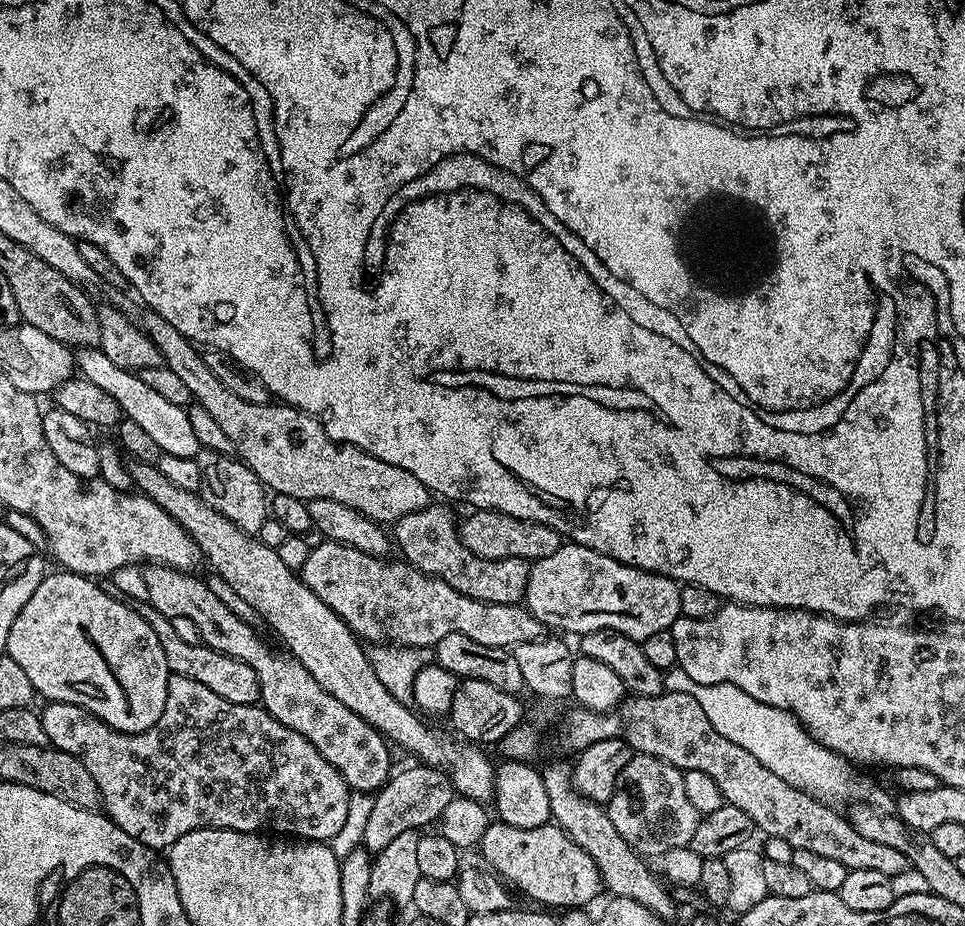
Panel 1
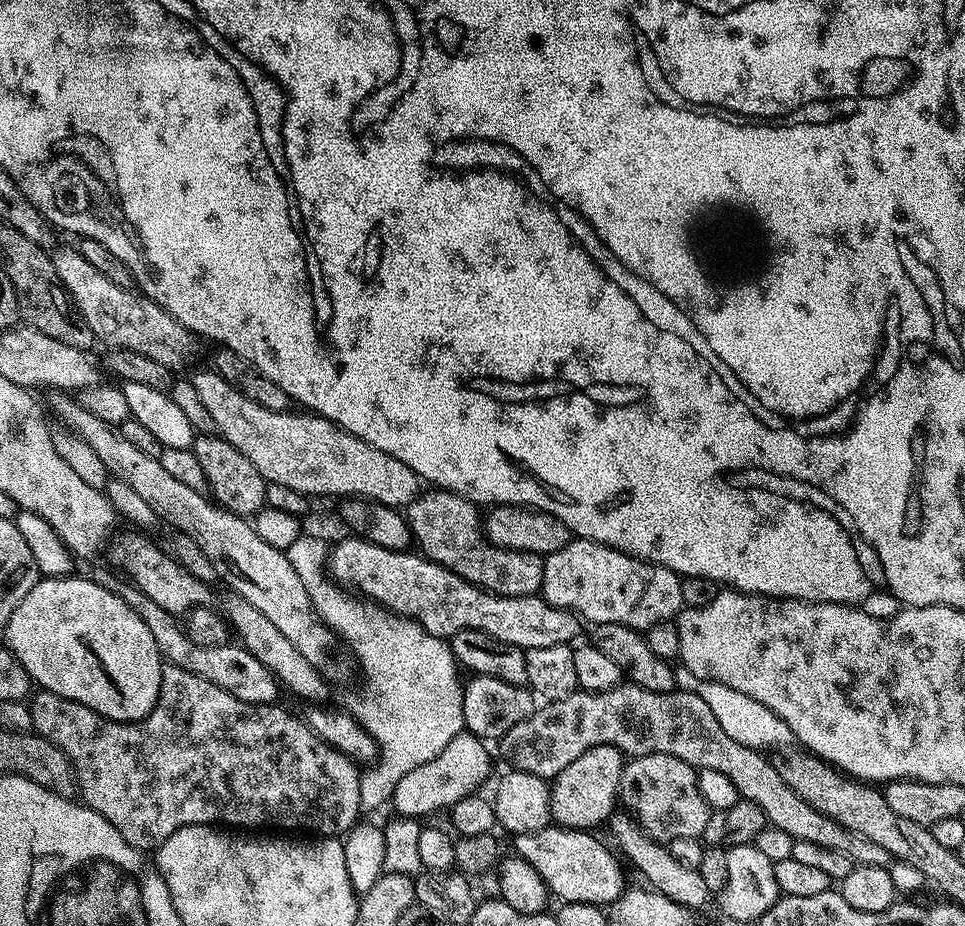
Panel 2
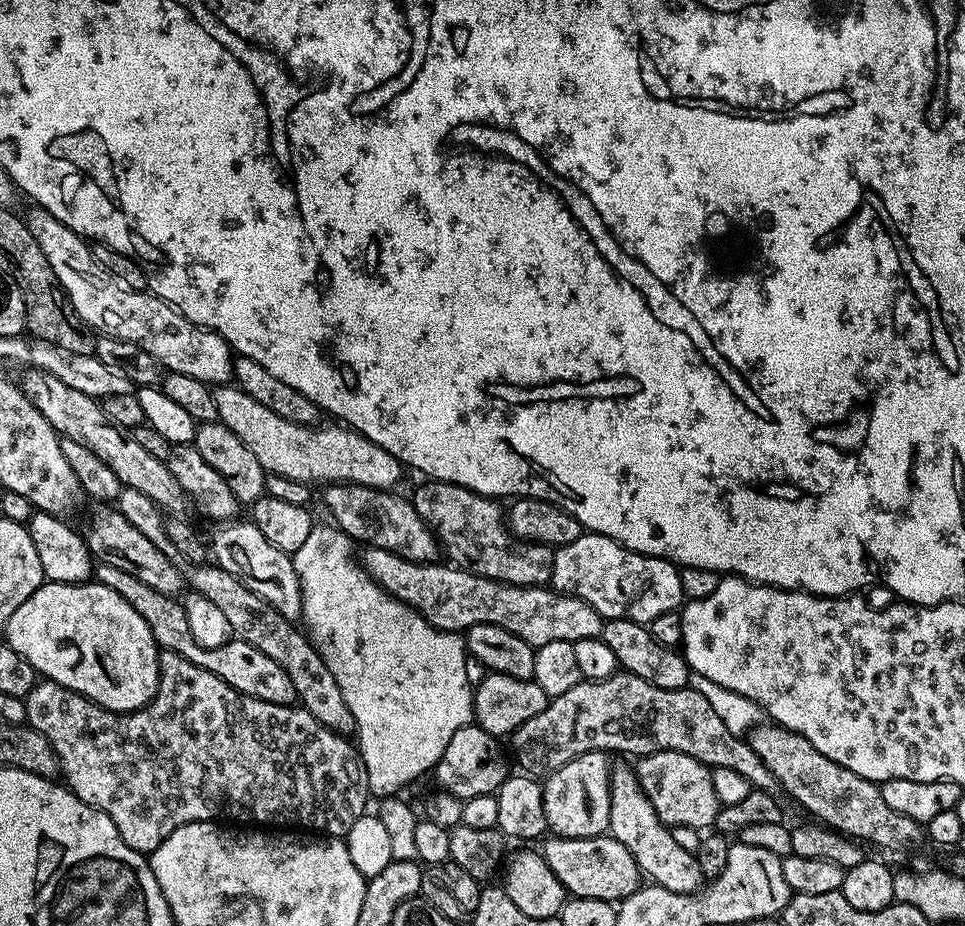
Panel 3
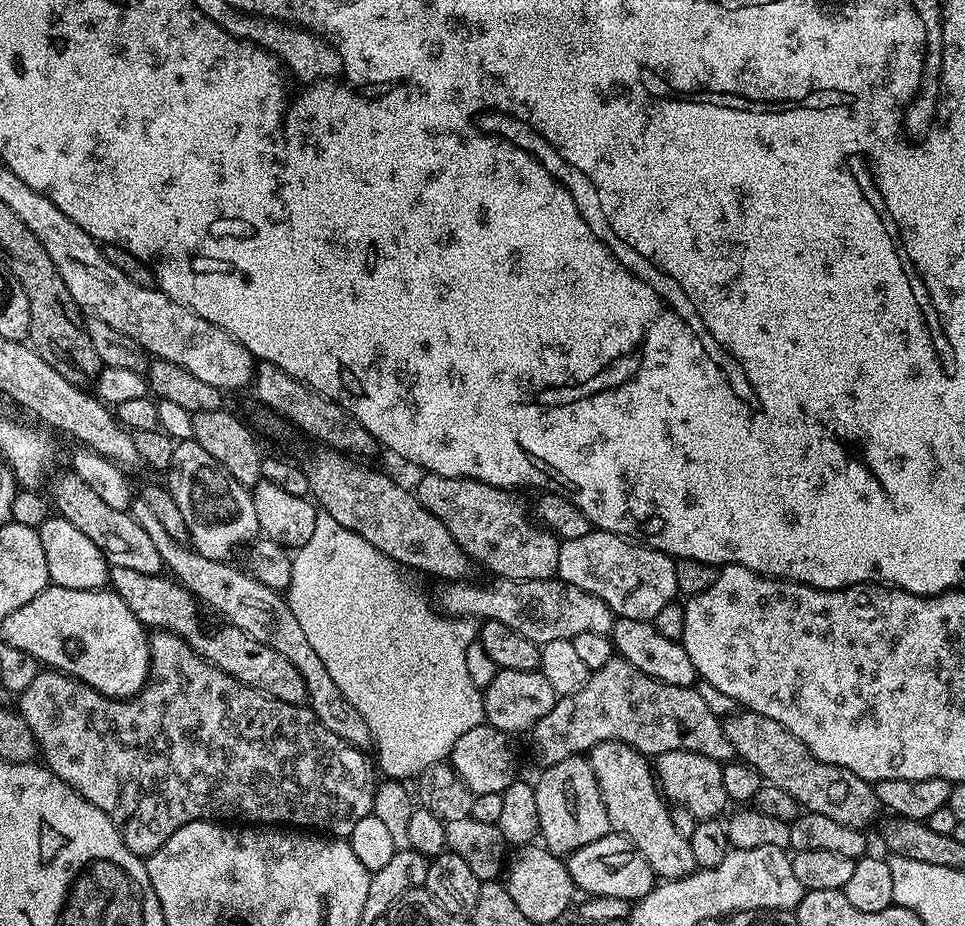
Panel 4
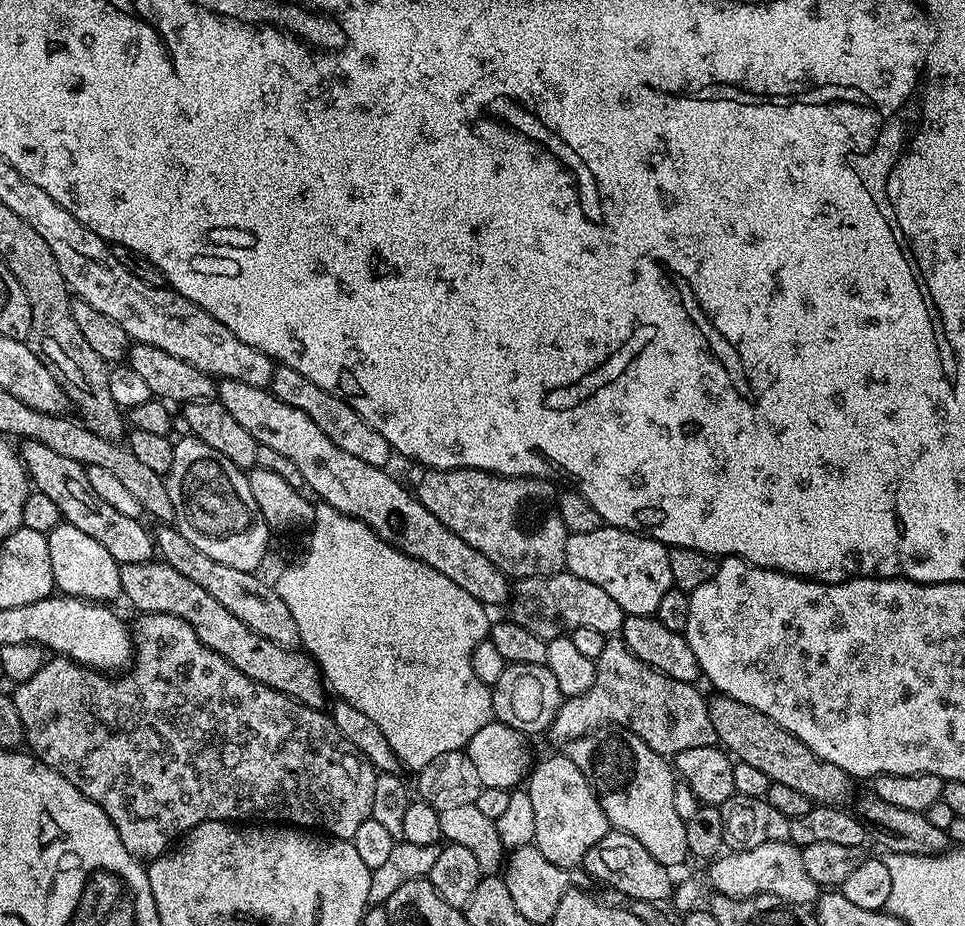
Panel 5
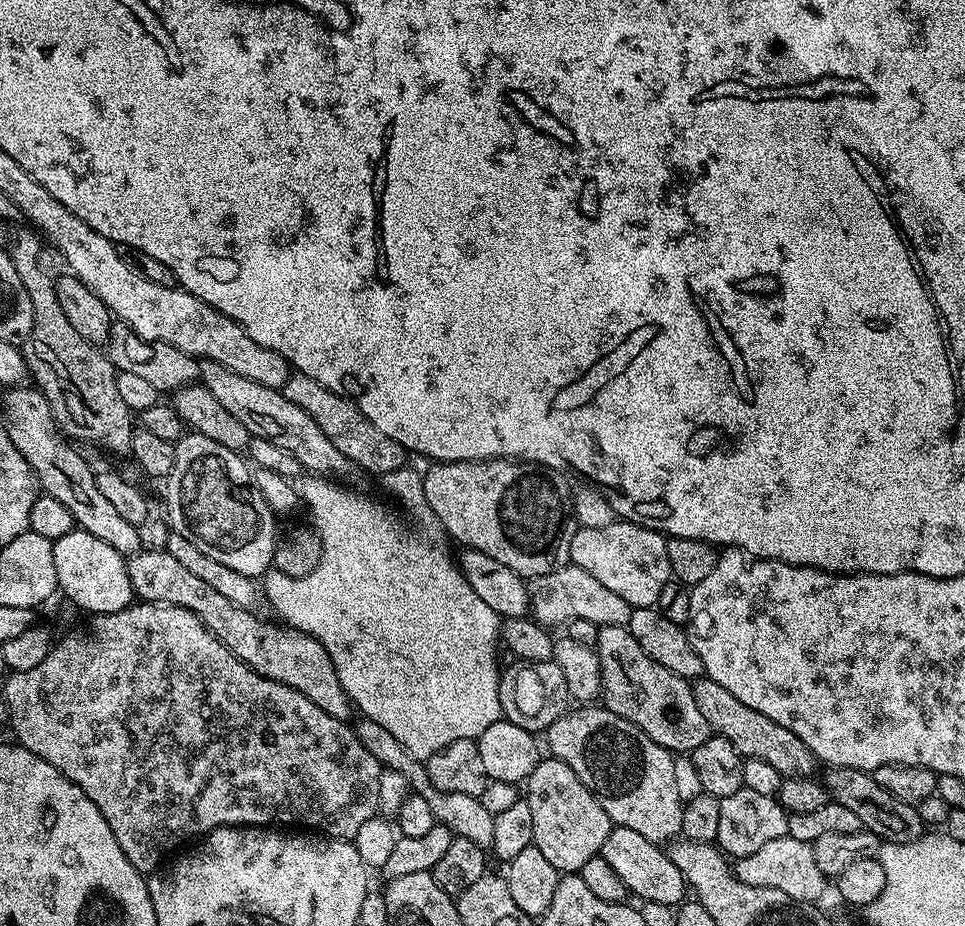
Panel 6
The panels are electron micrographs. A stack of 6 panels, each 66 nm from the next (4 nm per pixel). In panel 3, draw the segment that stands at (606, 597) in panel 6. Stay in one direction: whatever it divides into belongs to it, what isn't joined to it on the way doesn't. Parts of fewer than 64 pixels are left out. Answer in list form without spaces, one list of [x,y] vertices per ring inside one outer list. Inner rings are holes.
[[[371,546],[365,547],[363,552],[362,567],[372,581],[394,598],[401,600],[403,604],[409,604],[415,612],[422,614],[422,618],[426,618],[426,622],[430,622],[436,628],[441,628],[444,632],[463,633],[475,624],[502,626],[502,630],[510,630],[510,634],[518,634],[518,638],[522,638],[533,648],[538,649],[546,646],[546,642],[555,640],[575,642],[582,638],[597,638],[604,628],[605,619],[598,614],[598,610],[594,610],[594,606],[582,602],[582,598],[565,596],[563,592],[555,591],[548,586],[527,588],[513,584],[500,584],[497,580],[476,576],[472,572],[465,572],[463,568],[449,566],[447,563],[444,565],[440,564],[441,562],[431,564],[410,562],[403,560],[390,550]]]

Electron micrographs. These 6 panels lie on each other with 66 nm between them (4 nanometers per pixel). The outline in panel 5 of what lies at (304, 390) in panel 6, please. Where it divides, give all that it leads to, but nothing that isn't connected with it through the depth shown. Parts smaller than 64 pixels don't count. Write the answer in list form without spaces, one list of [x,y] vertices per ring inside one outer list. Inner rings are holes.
[[[283,366],[277,367],[272,374],[270,390],[278,399],[286,402],[286,406],[302,410],[302,414],[311,418],[322,430],[322,434],[326,434],[326,438],[330,438],[334,446],[346,450],[346,454],[354,454],[354,458],[362,458],[362,462],[375,468],[389,467],[390,449],[386,438],[382,438],[382,434],[378,434],[378,430],[374,430],[374,426],[365,422],[342,398],[322,390],[322,386],[314,386],[314,382],[306,378],[306,374],[298,374],[298,370],[290,370]]]

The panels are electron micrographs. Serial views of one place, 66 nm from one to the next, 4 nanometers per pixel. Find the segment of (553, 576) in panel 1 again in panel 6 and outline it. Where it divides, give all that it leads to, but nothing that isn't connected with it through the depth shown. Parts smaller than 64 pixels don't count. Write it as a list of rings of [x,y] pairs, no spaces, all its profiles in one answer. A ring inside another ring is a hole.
[[[619,518],[613,519],[610,526],[602,526],[602,530],[577,527],[568,547],[568,560],[586,570],[586,574],[594,574],[602,586],[626,598],[633,608],[659,605],[662,586],[673,579],[664,533]]]

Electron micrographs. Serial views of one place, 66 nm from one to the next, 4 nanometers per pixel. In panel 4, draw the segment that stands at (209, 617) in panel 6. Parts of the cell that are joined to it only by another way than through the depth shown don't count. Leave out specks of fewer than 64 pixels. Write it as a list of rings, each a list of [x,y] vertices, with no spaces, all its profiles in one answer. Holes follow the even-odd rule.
[[[118,566],[109,571],[108,584],[111,591],[116,592],[118,598],[122,598],[122,602],[126,602],[126,606],[130,606],[134,618],[138,618],[145,629],[167,630],[176,633],[202,659],[208,660],[214,666],[218,666],[223,672],[230,674],[238,682],[242,682],[251,688],[256,688],[259,692],[265,692],[267,696],[272,696],[276,700],[290,702],[291,704],[304,704],[307,701],[306,686],[302,682],[302,674],[298,674],[298,670],[294,670],[294,662],[286,662],[286,658],[282,658],[282,654],[278,654],[278,650],[270,650],[270,646],[266,646],[262,642],[250,638],[250,634],[246,634],[237,628],[220,626],[224,628],[218,629],[217,632],[207,632],[200,625],[200,612],[202,613],[202,608],[196,597],[192,596],[190,590],[183,588],[171,575],[157,574],[151,576],[150,574],[138,574],[138,570],[129,570],[127,566]]]

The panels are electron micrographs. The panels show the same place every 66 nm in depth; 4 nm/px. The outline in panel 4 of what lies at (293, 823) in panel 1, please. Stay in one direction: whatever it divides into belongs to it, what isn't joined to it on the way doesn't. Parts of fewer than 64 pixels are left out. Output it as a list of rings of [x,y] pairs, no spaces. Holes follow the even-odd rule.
[[[153,631],[148,637],[148,649],[150,650],[148,681],[141,692],[136,696],[129,696],[127,700],[111,700],[109,696],[103,696],[98,690],[86,686],[81,680],[55,670],[40,671],[38,678],[34,678],[34,682],[30,682],[30,686],[26,686],[26,690],[19,693],[18,696],[20,717],[26,722],[26,726],[30,726],[34,734],[43,763],[58,778],[62,778],[62,782],[66,782],[73,788],[79,796],[86,798],[94,806],[98,806],[102,814],[110,817],[114,826],[120,831],[122,842],[133,854],[141,858],[154,854],[154,850],[164,845],[166,838],[170,838],[174,830],[186,826],[186,822],[195,820],[232,822],[237,816],[240,819],[237,821],[247,822],[252,826],[291,826],[296,830],[315,830],[317,833],[327,834],[333,838],[348,838],[354,826],[362,818],[373,815],[372,803],[378,785],[377,773],[368,772],[368,760],[361,749],[348,745],[337,735],[326,730],[311,708],[304,704],[291,704],[276,700],[272,696],[267,696],[265,692],[259,692],[256,688],[238,682],[218,666],[202,659],[182,637],[174,632]]]

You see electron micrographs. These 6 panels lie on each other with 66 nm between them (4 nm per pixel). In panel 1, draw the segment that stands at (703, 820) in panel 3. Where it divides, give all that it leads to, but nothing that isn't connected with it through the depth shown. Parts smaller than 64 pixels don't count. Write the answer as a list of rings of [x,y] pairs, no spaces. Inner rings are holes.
[[[633,755],[632,760],[618,774],[618,782],[614,794],[609,798],[607,805],[610,822],[614,822],[614,830],[622,834],[622,838],[633,850],[645,858],[658,858],[666,854],[666,850],[686,848],[690,838],[694,838],[694,830],[698,830],[700,812],[694,810],[689,795],[686,794],[684,772],[672,764],[667,764],[657,756]]]

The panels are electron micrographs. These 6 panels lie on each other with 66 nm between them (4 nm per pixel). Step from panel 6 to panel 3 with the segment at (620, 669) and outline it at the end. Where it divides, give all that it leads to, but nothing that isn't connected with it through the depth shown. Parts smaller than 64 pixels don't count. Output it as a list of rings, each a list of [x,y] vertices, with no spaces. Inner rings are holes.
[[[618,670],[605,680],[581,679],[578,686],[570,686],[566,694],[554,696],[549,699],[546,710],[542,714],[534,714],[530,722],[522,722],[518,730],[510,737],[512,752],[520,763],[521,773],[537,778],[547,778],[554,770],[566,766],[568,760],[578,758],[587,752],[625,752],[628,756],[639,758],[649,756],[655,752],[674,750],[682,754],[690,754],[698,758],[698,762],[708,765],[709,768],[725,768],[735,770],[751,782],[753,789],[772,790],[777,787],[775,778],[766,770],[762,758],[754,754],[754,750],[741,737],[730,734],[718,714],[702,694],[686,687],[678,690],[662,690],[662,686],[654,686],[646,682],[646,678],[638,678],[638,674]]]

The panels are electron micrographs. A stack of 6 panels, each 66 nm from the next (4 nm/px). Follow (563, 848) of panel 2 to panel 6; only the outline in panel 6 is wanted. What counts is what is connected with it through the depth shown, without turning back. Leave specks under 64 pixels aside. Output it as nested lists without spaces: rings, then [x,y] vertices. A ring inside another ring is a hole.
[[[613,827],[598,855],[610,864],[611,869],[625,884],[627,891],[632,896],[637,896],[637,901],[649,900],[676,906],[685,899],[686,885],[678,866],[670,862],[667,851],[661,845],[642,838],[642,834],[637,834],[635,830]]]

